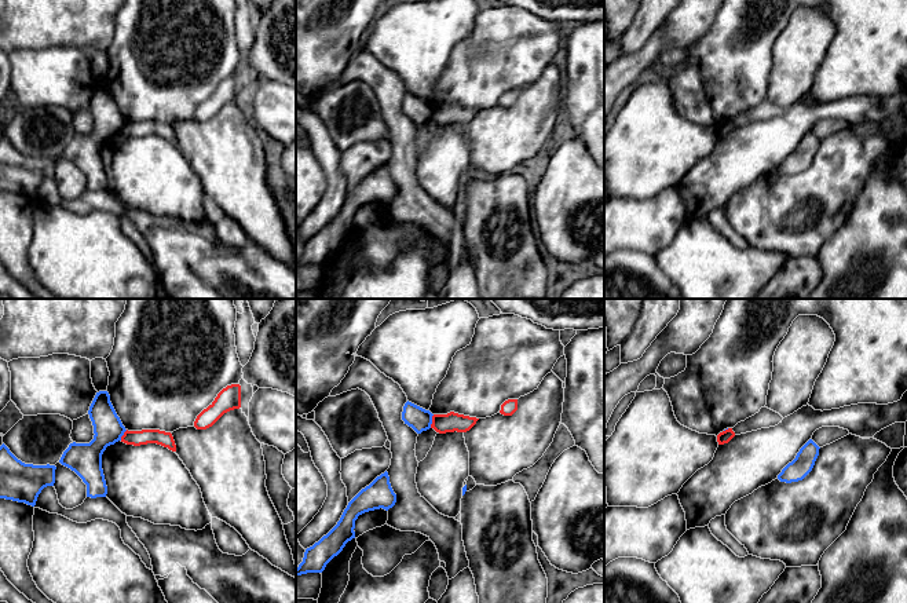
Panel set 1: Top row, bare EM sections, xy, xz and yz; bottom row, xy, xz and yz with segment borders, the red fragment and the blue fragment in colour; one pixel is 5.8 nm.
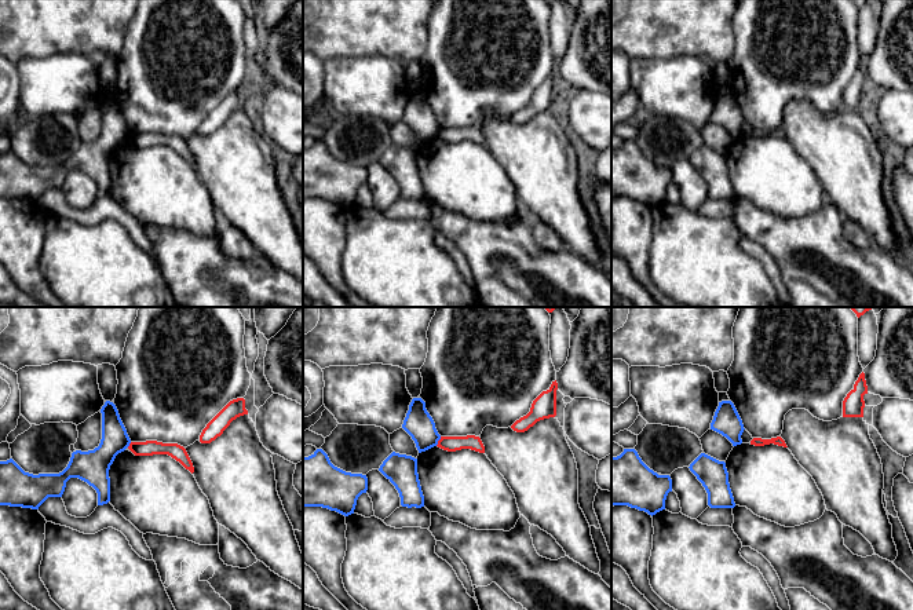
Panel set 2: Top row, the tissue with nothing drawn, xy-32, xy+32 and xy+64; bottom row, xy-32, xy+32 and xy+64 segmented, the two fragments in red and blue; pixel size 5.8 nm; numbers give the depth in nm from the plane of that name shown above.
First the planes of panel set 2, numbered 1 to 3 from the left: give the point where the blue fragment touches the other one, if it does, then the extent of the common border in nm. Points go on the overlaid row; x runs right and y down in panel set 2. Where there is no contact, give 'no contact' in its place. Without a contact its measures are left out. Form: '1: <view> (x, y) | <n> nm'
1: xy-32 (130, 445) | 40 nm
2: xy+32 (438, 441) | 70 nm
3: no contact

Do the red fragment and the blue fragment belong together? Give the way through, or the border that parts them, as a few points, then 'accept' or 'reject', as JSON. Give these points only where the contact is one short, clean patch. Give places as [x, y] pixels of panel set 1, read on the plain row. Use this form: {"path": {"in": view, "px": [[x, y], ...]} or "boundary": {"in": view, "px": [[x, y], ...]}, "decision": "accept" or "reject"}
{"boundary": {"in": "xz", "px": [[434, 106], [430, 119]]}, "decision": "reject"}

